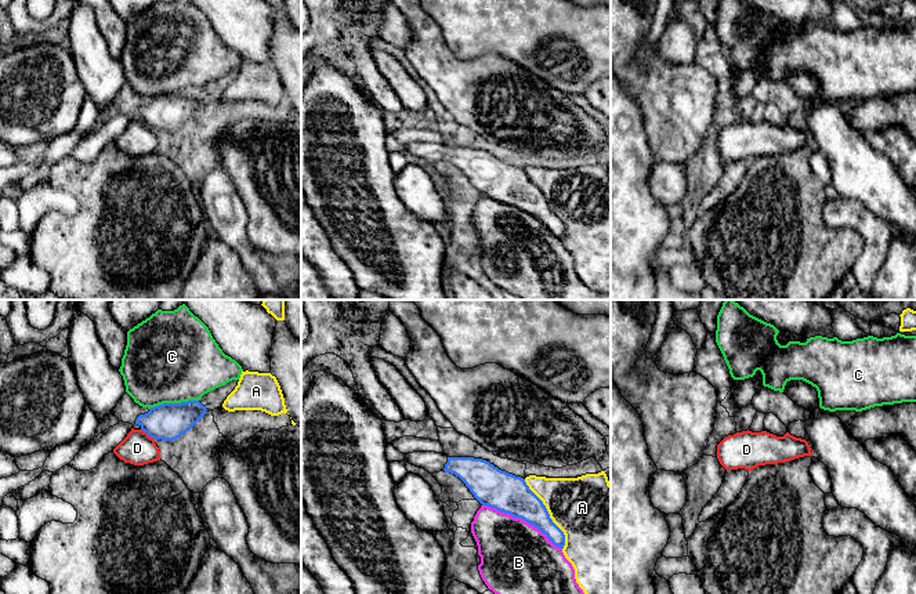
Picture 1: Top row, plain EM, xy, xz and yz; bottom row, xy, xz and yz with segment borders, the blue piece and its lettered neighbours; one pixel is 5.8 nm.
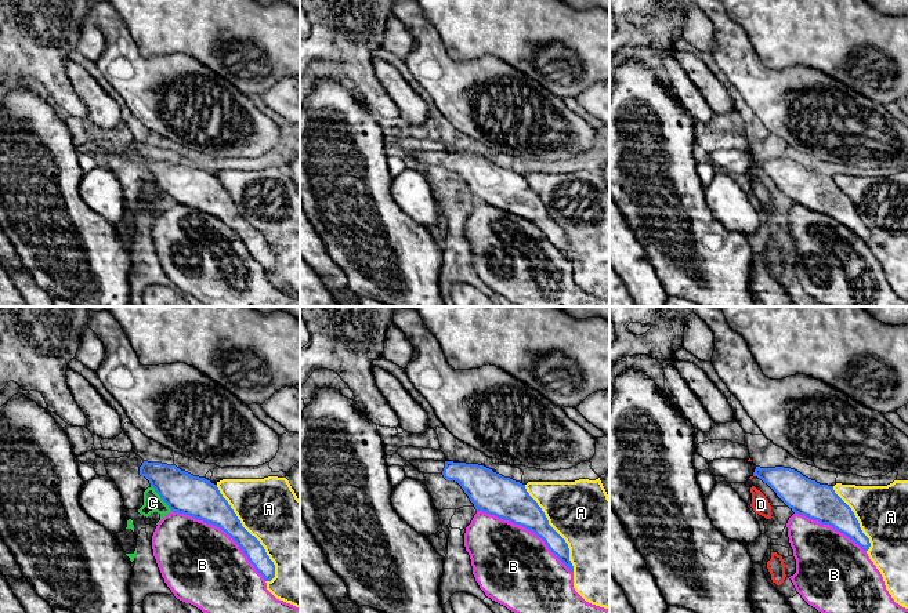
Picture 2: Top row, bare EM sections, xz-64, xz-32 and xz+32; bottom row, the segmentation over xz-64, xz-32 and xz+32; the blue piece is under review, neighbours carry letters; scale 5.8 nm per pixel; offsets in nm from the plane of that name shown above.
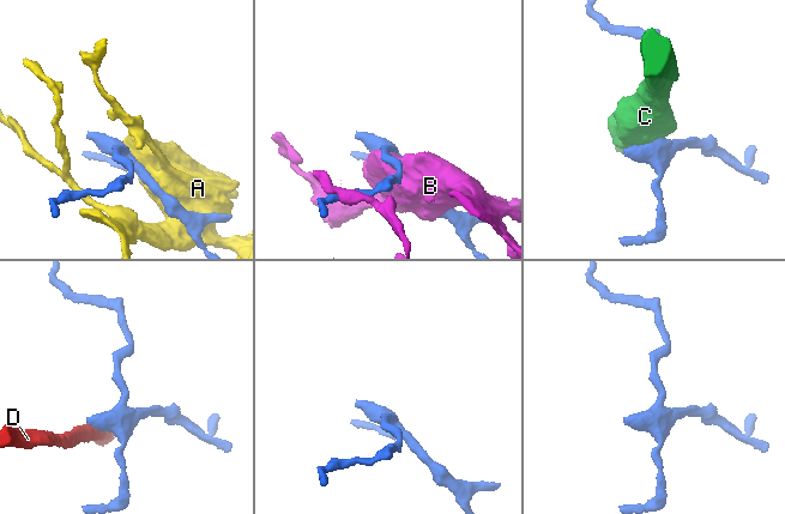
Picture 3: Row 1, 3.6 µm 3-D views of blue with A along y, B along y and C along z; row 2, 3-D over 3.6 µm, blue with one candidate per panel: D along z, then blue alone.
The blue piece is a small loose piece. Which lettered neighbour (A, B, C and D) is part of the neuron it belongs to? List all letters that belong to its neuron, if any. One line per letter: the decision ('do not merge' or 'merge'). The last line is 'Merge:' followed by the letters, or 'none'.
A: do not merge
B: do not merge
C: do not merge
D: do not merge
Merge: none

